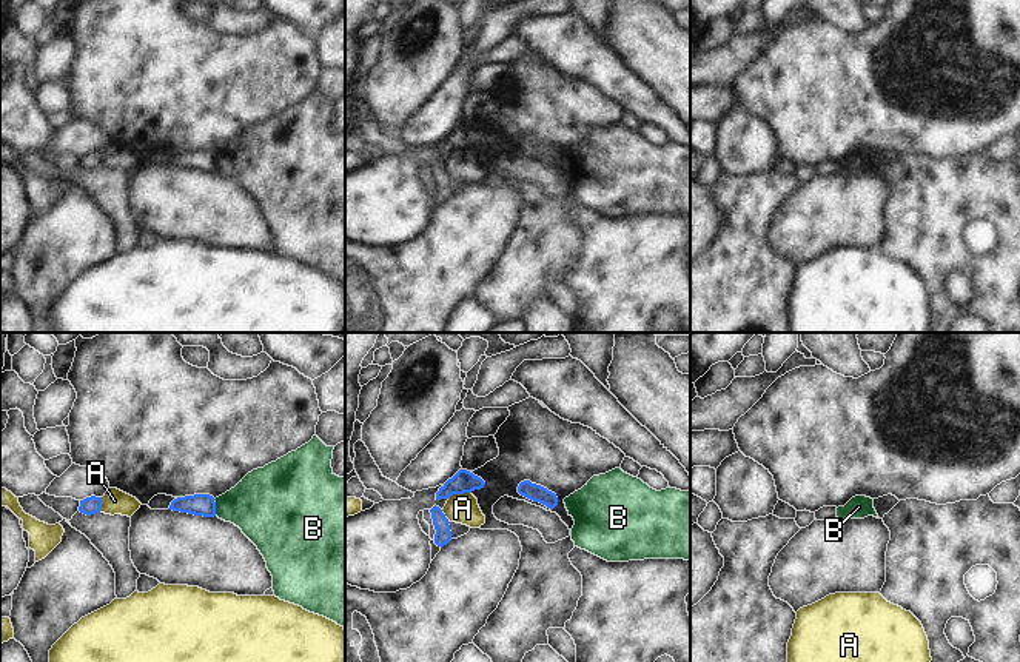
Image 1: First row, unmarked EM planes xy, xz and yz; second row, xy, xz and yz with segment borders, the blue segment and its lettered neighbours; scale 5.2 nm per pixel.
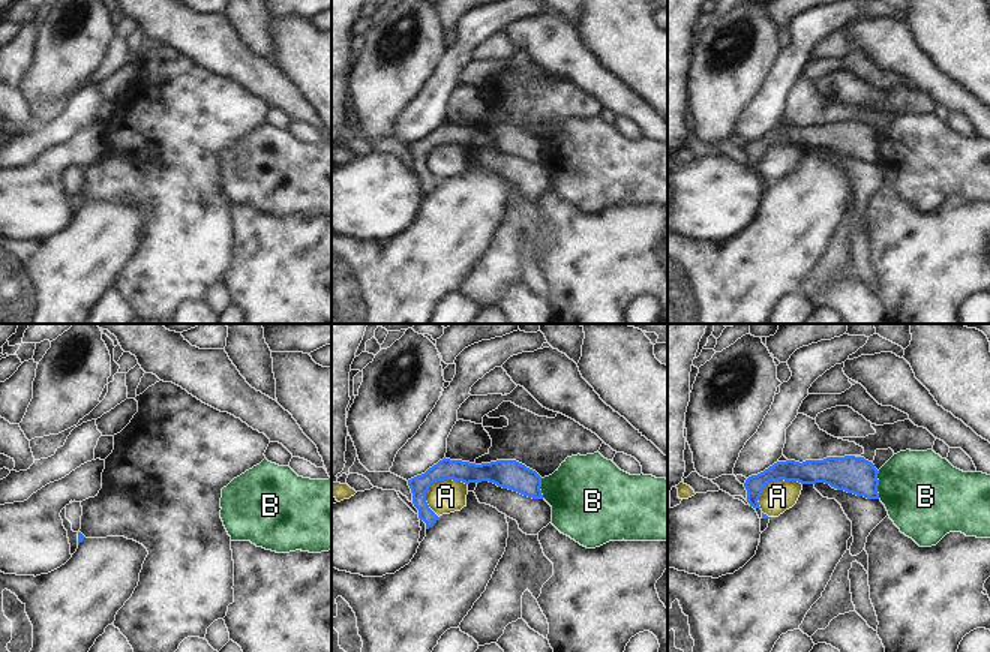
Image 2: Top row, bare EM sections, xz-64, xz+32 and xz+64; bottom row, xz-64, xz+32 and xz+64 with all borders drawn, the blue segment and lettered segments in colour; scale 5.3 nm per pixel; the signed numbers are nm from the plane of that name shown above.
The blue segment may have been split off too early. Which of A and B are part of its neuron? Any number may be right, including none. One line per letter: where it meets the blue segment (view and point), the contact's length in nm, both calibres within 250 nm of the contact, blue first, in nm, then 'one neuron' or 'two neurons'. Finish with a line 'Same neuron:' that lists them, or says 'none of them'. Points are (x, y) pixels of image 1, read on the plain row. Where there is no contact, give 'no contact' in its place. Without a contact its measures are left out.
A: meets blue in xz at (458, 148); contact 130 nm long; 120 nm thick on the blue side, 160 nm on the other; two neurons
B: meets blue in xy at (214, 162); contact 90 nm long; 110 nm thick on the blue side, 340 nm on the other; two neurons
Same neuron: none of them

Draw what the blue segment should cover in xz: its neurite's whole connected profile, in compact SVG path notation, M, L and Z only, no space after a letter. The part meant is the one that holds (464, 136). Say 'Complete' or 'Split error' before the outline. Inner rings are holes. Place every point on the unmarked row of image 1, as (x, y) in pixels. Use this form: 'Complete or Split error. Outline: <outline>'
Complete. Outline: M459 125L436 148L436 155L448 154L453 149L471 148L484 143L485 137L467 125Z

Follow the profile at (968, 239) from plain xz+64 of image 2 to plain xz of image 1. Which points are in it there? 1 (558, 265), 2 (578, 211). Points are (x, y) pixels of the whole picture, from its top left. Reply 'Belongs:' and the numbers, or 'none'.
Belongs: 2

